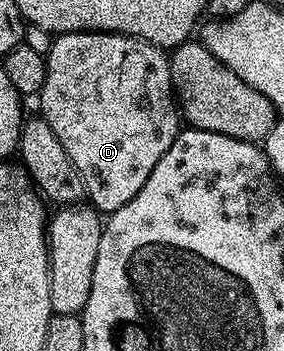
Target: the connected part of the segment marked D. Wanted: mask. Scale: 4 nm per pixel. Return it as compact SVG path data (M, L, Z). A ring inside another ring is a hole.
M64 32L51 39L50 49L44 55L46 57L46 81L42 91L36 97L36 103L42 107L41 119L46 120L48 126L52 126L52 134L60 138L60 146L64 146L64 154L72 158L72 166L76 166L86 187L85 199L102 214L120 210L124 202L132 202L132 198L140 194L140 186L148 182L148 174L156 170L156 162L164 158L168 146L172 146L172 142L178 137L180 131L180 112L176 107L176 93L170 81L170 61L167 53L147 40L137 40L134 36L119 36L116 32Z

